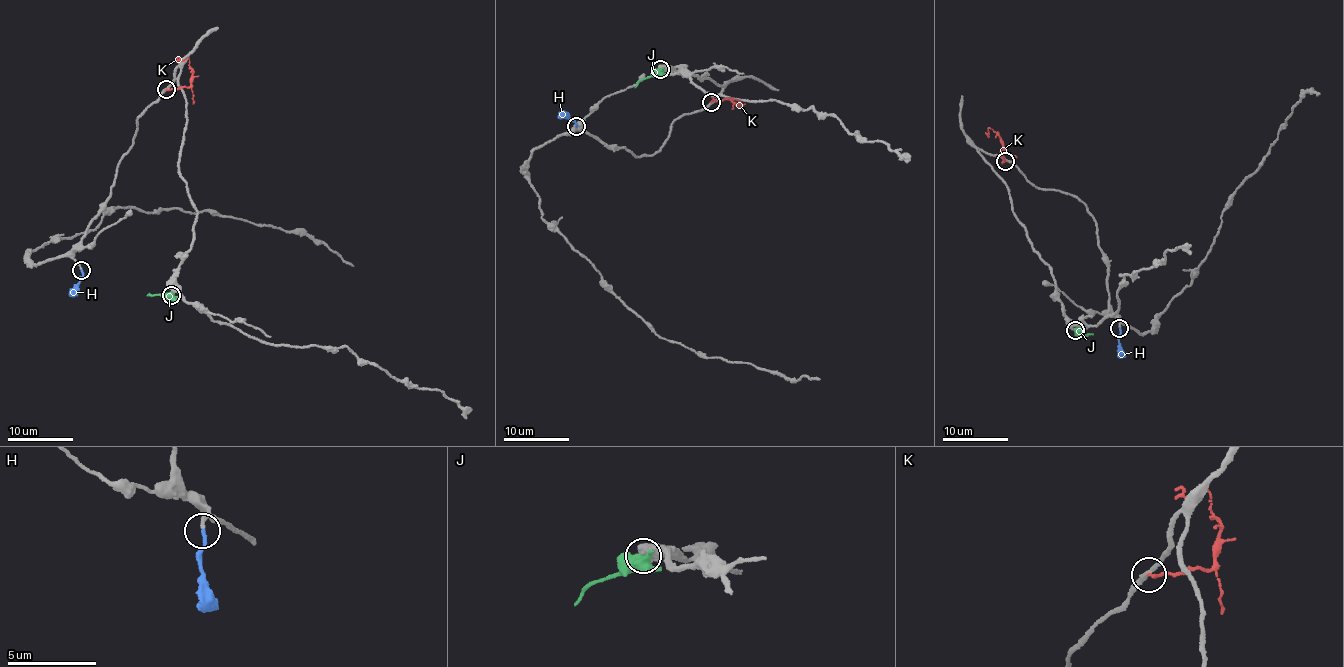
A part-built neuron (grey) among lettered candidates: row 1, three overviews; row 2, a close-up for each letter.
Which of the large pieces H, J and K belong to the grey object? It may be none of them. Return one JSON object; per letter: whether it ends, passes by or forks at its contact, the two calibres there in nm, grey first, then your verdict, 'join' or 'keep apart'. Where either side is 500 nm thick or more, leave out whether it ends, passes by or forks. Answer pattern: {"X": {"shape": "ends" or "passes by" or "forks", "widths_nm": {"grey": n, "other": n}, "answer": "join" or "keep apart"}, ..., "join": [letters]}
{"H": {"shape": "ends", "widths_nm": {"grey": 190, "other": 190}, "answer": "join"}, "J": {"shape": "forks", "widths_nm": {"grey": 400, "other": 480}, "answer": "keep apart"}, "K": {"shape": "ends", "widths_nm": {"grey": 240, "other": 170}, "answer": "keep apart"}, "join": ["H"]}

